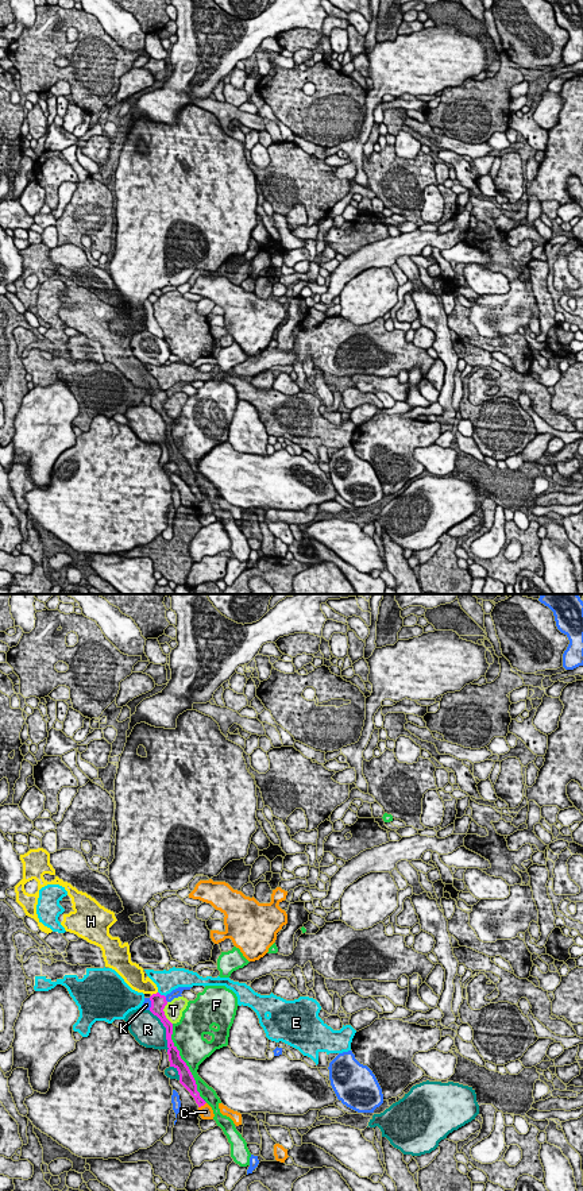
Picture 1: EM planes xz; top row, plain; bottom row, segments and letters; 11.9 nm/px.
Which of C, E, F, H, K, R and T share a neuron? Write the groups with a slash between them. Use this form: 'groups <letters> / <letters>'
groups C / E / F / H / K / R / T

